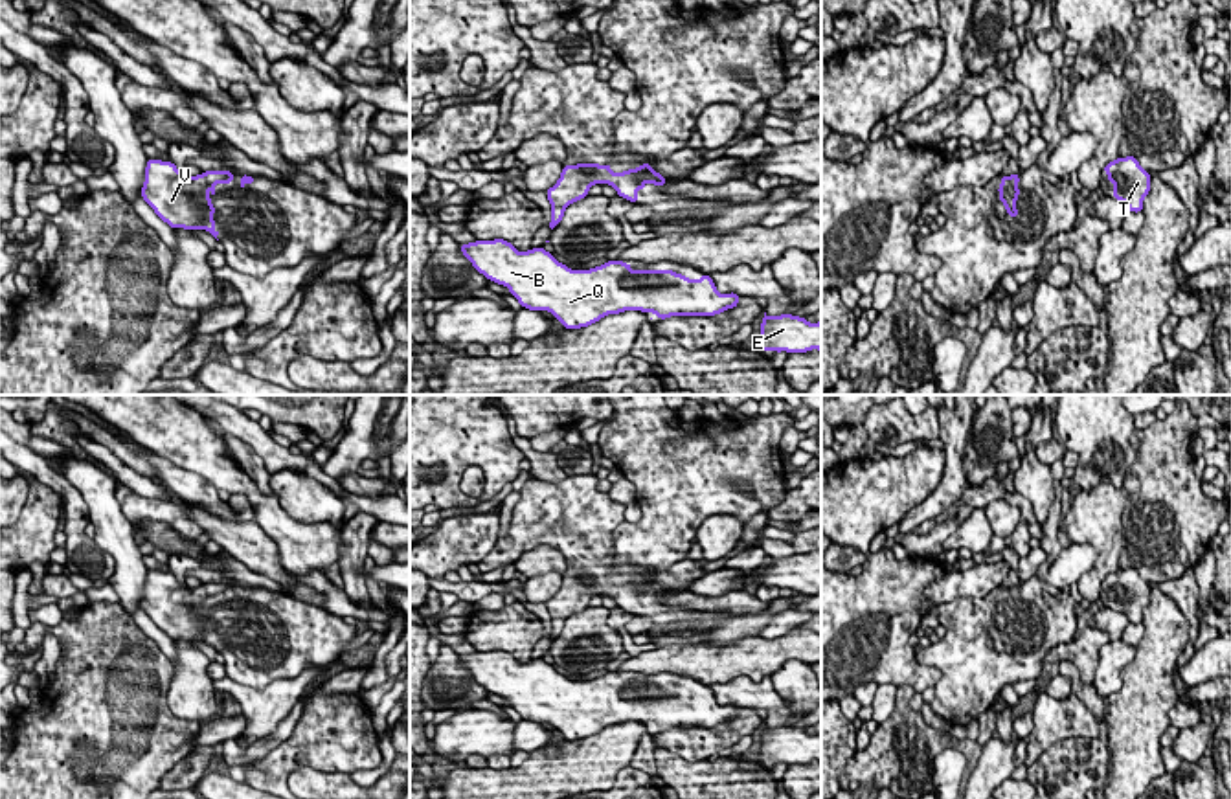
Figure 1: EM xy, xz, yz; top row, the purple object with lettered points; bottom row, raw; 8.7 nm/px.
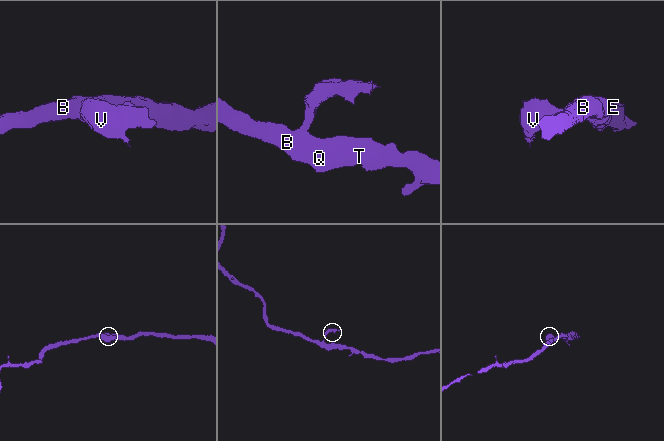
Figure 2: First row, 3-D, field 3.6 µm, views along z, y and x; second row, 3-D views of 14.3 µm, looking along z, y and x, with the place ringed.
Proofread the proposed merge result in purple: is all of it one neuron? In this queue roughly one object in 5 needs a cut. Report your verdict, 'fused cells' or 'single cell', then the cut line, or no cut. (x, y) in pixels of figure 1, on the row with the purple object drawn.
single cell | no cut

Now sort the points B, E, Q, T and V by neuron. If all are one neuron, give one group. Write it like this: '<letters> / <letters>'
B E Q T V

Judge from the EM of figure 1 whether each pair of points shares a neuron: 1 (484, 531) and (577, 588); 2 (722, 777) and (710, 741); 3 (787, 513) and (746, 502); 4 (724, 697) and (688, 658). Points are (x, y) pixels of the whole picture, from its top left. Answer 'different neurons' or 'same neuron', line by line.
1: different neurons
2: different neurons
3: different neurons
4: different neurons

